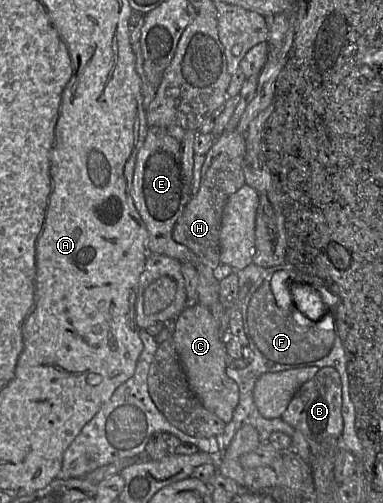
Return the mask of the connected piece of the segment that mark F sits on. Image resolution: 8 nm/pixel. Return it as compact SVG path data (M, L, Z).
M251 263L244 269L234 272L237 272L239 279L237 306L248 339L248 346L253 352L253 359L243 369L229 366L226 368L228 377L234 380L239 387L239 402L234 410L233 418L226 424L224 432L216 436L220 453L225 452L237 431L244 425L252 425L257 429L260 443L269 442L270 435L275 431L283 432L290 437L293 436L295 429L286 423L282 417L267 419L258 410L254 402L253 390L256 381L262 374L307 366L333 367L339 373L342 384L341 412L344 426L340 437L341 448L349 450L357 458L357 468L354 475L363 479L364 486L364 453L355 430L354 405L349 395L347 358L342 341L337 336L336 331L338 296L324 285L309 284L318 291L324 303L324 313L319 319L311 320L295 307L290 291L291 283L285 283L284 288L274 286L273 274L277 272L277 269L264 268Z

